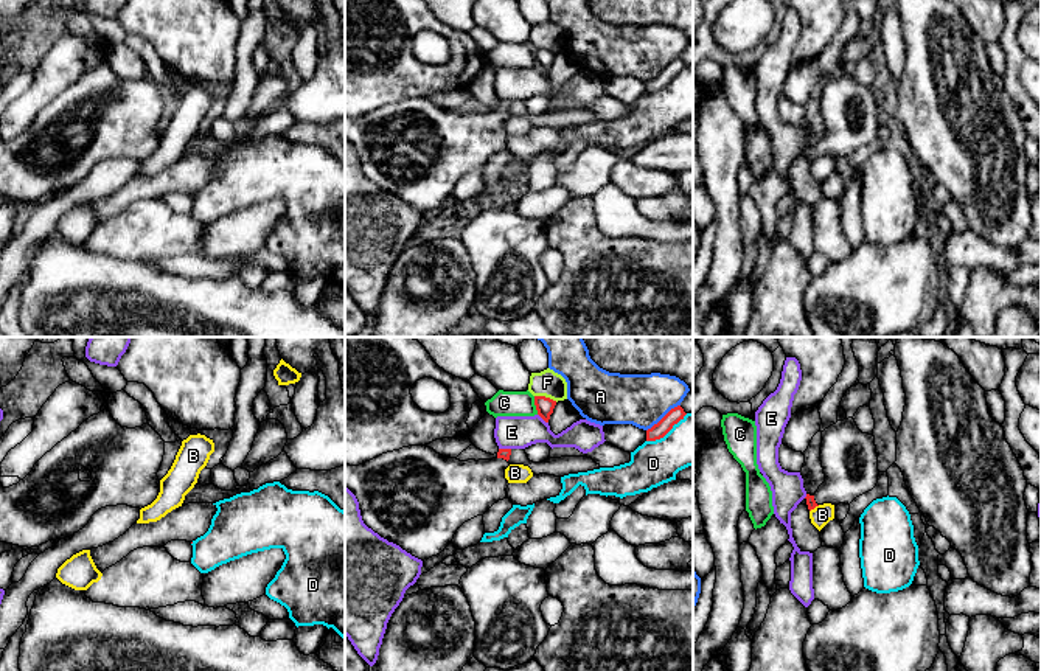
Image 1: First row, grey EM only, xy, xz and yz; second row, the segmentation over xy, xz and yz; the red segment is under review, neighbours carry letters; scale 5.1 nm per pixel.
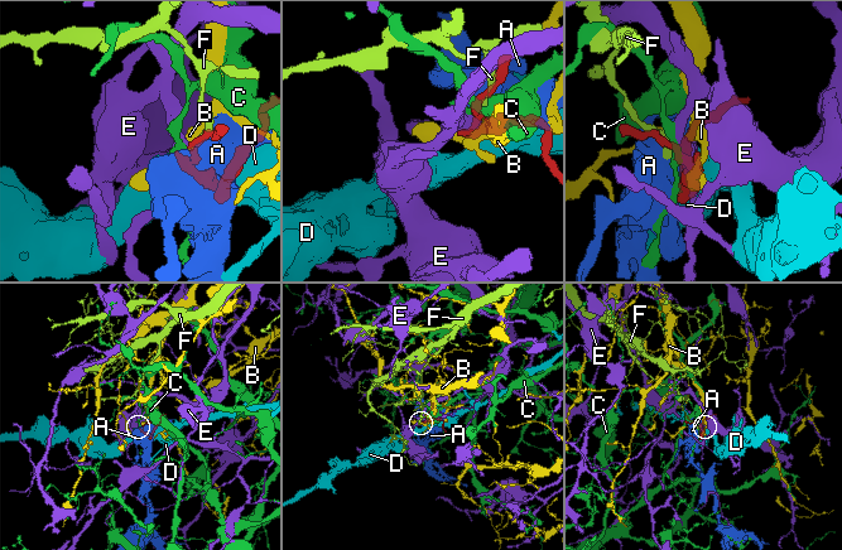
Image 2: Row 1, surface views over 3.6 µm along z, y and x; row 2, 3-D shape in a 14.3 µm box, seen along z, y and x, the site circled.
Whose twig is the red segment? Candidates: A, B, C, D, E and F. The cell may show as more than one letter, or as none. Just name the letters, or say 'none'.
none

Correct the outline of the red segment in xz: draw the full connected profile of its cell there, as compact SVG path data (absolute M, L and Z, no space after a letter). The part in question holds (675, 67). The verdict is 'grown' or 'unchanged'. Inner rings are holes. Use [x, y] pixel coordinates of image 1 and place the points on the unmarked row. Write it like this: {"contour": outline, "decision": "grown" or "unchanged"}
{"contour": "M681 57L671 61L657 76L646 82L646 93L663 90L685 67Z", "decision": "unchanged"}

